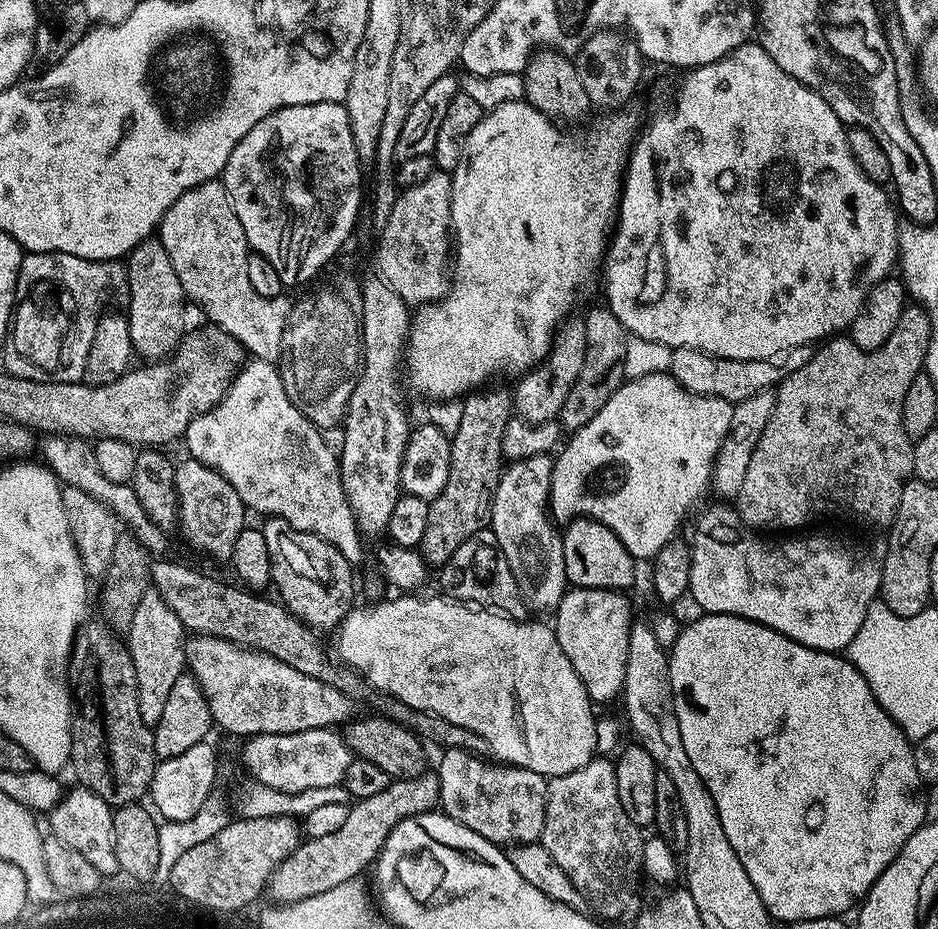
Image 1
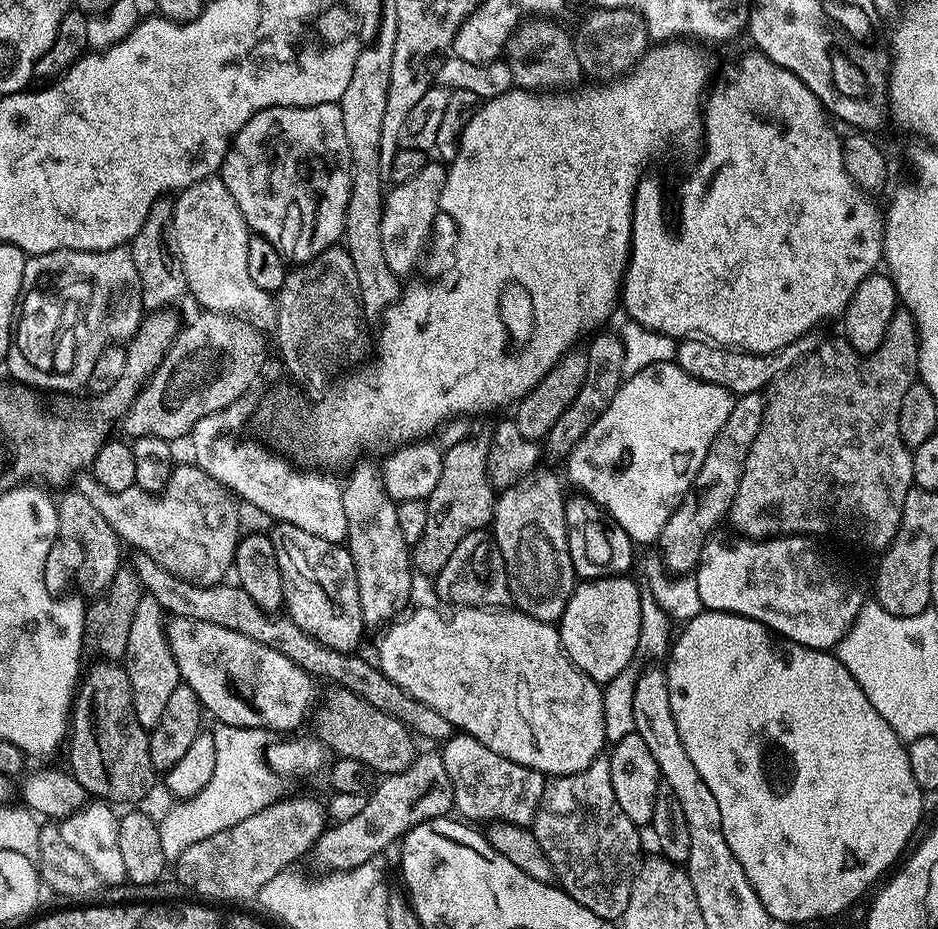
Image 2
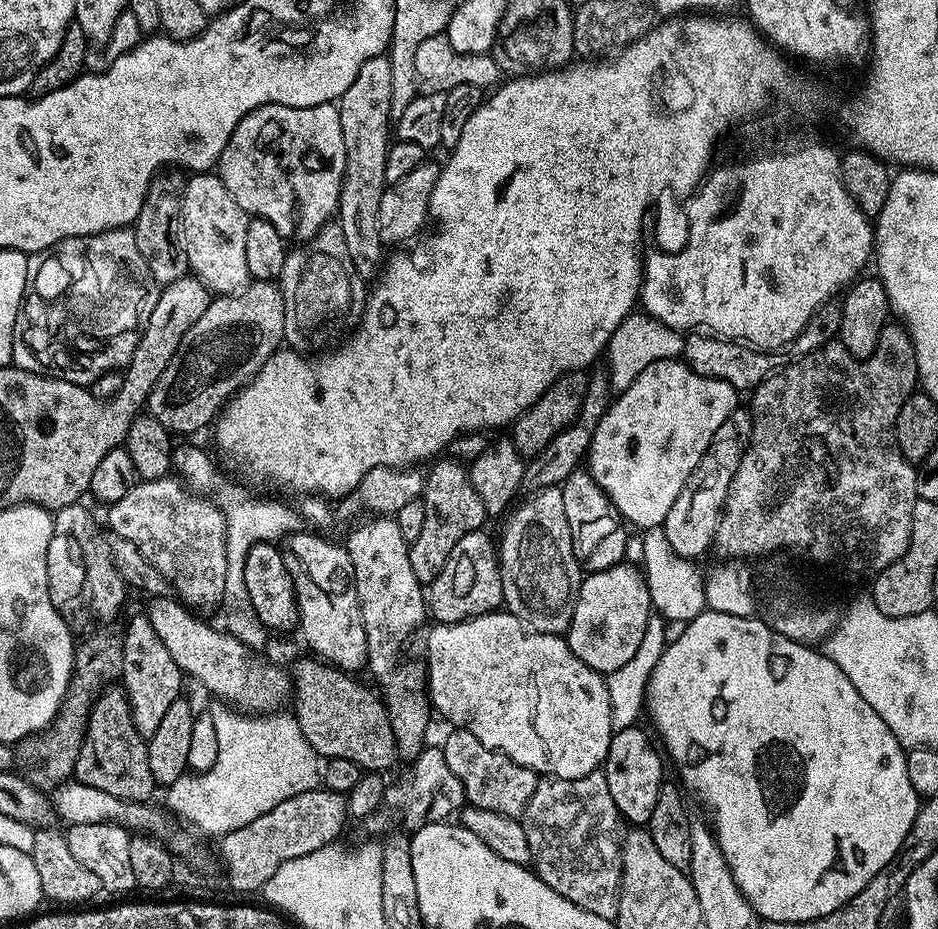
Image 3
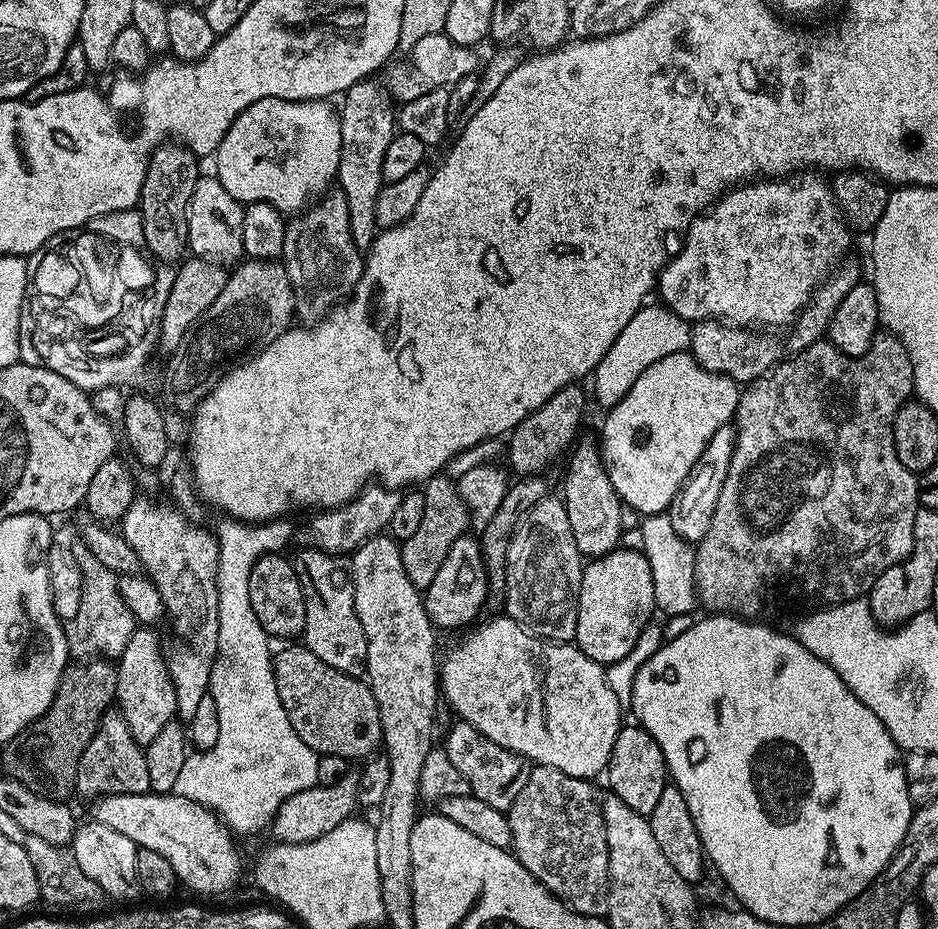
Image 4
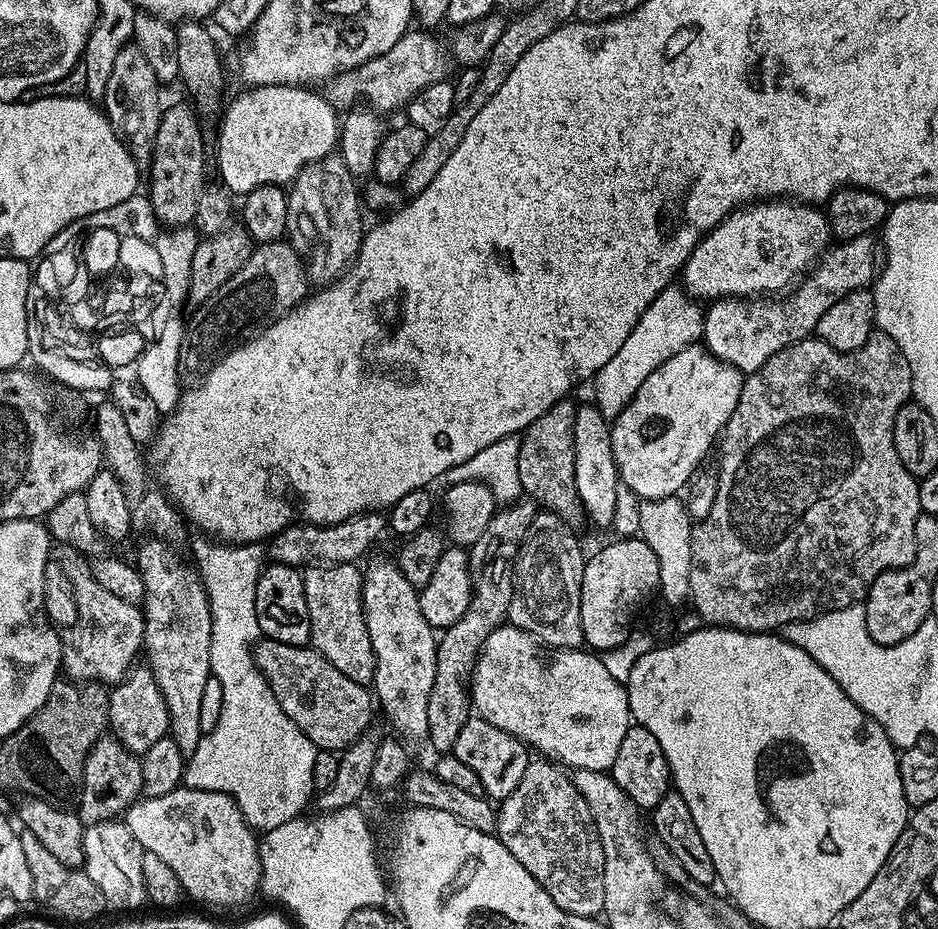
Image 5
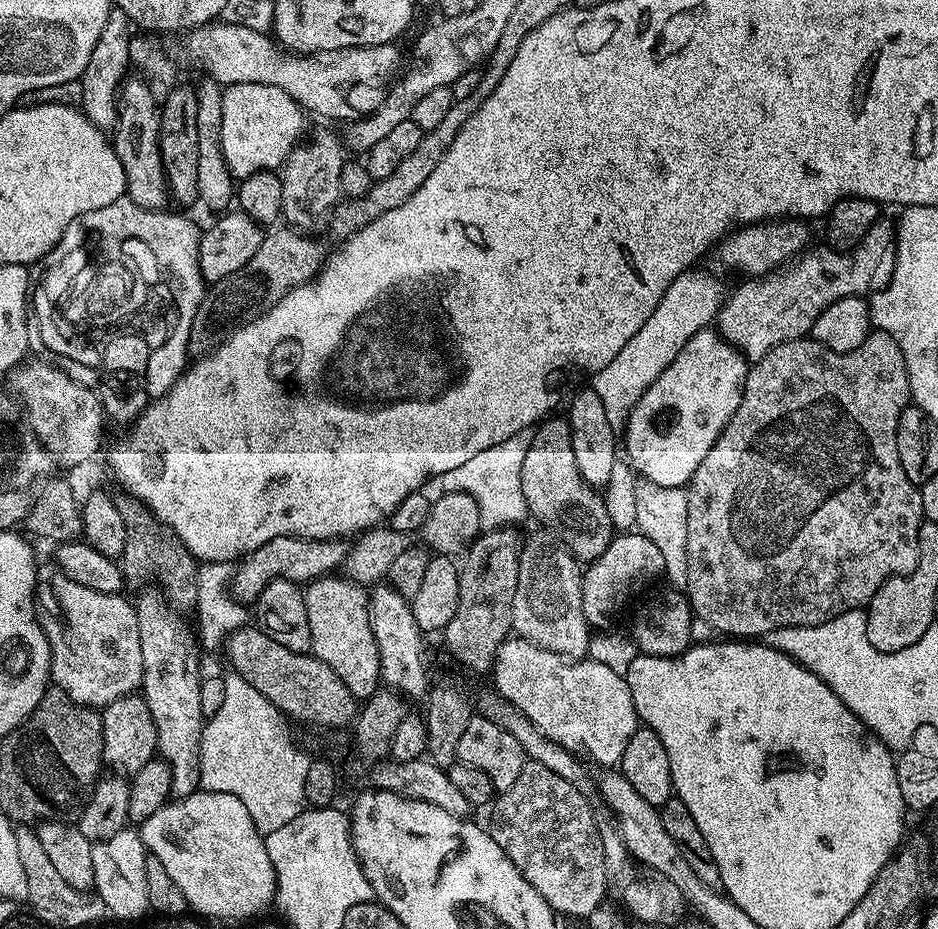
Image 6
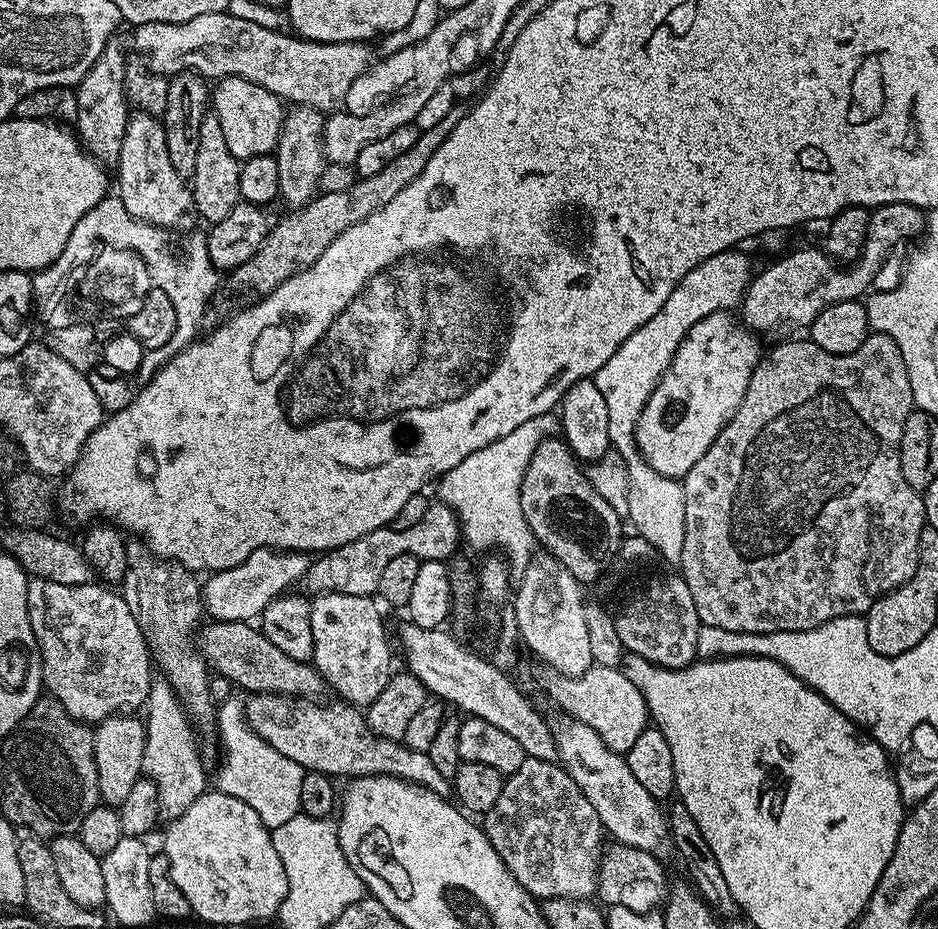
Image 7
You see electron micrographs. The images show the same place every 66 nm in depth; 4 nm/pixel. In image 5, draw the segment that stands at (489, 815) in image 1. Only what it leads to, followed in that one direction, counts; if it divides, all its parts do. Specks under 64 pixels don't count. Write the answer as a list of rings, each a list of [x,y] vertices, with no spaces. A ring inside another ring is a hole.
[[[475,714],[469,715],[466,726],[462,726],[451,755],[456,756],[458,762],[466,762],[466,766],[470,766],[474,774],[478,774],[478,782],[484,787],[484,796],[493,802],[505,800],[507,796],[514,794],[514,786],[522,782],[522,774],[526,774],[526,766],[530,763],[530,749],[527,744],[504,730],[498,730]]]

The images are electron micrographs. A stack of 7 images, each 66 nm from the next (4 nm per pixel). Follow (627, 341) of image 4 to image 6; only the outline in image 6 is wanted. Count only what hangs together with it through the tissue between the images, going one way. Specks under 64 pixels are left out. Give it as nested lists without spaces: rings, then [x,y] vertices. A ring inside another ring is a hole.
[[[696,270],[683,272],[662,294],[654,312],[642,322],[642,330],[618,350],[618,355],[606,367],[598,370],[591,377],[590,388],[602,398],[602,406],[606,406],[606,418],[610,418],[610,426],[617,430],[623,429],[628,422],[628,413],[642,398],[642,394],[656,380],[674,358],[694,338],[694,334],[705,331],[715,321],[722,303],[720,284],[712,276],[696,273]]]

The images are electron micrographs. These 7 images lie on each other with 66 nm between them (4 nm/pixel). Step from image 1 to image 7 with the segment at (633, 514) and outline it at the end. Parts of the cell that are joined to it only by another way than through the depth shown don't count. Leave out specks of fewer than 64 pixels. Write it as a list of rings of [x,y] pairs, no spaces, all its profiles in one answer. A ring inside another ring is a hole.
[[[731,311],[715,312],[702,322],[694,322],[690,326],[688,336],[682,338],[682,346],[674,354],[670,366],[662,374],[662,378],[654,386],[642,414],[638,418],[636,427],[636,445],[644,456],[644,461],[651,468],[658,470],[658,474],[682,478],[710,450],[714,438],[734,418],[738,406],[742,406],[742,398],[746,394],[746,386],[750,386],[752,372],[762,359],[762,347],[757,335],[751,329],[744,327],[743,323]]]

